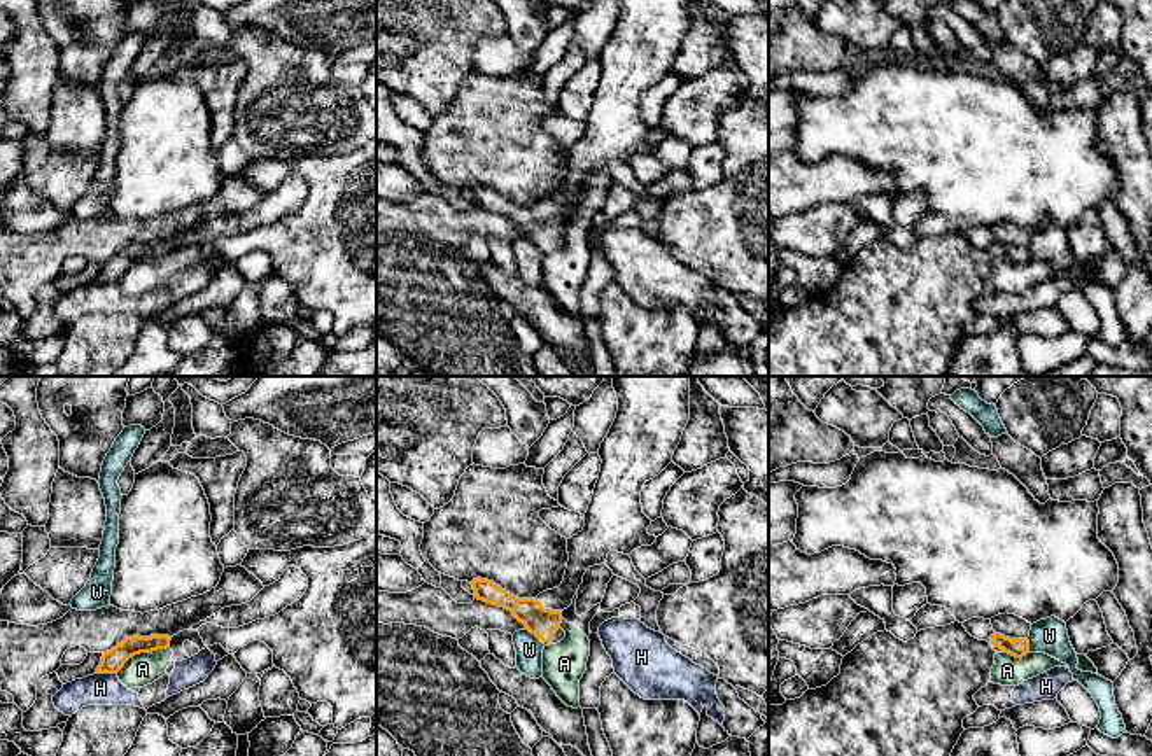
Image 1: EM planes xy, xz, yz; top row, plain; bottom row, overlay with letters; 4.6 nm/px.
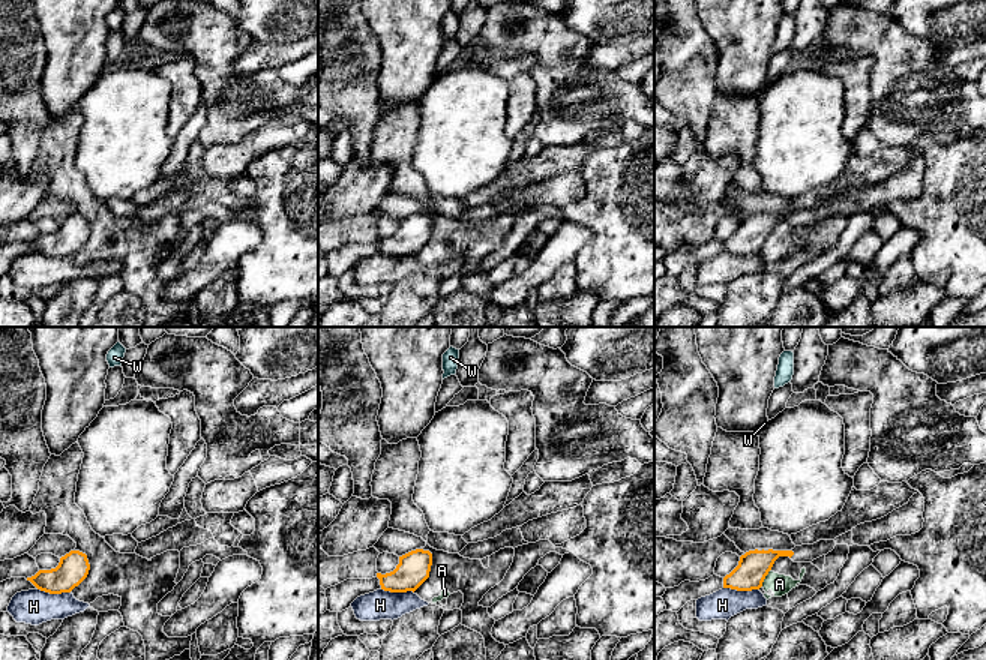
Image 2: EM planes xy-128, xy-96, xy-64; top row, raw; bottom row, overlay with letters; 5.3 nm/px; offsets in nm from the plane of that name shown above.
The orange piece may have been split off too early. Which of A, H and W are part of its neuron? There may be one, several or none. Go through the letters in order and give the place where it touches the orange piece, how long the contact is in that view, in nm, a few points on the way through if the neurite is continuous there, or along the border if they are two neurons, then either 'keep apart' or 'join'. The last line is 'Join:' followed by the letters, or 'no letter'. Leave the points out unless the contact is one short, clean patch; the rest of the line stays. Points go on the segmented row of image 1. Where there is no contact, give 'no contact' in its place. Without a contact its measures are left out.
A: contact xy (140, 651); length 260 nm; border xy (167, 646), (156, 651), (135, 653), (116, 672); keep apart
H: contact xy (105, 672); length 100 nm; keep apart
W: contact yz (1028, 646); length 70 nm; border yz (1026, 639), (1030, 651); keep apart
Join: no letter

